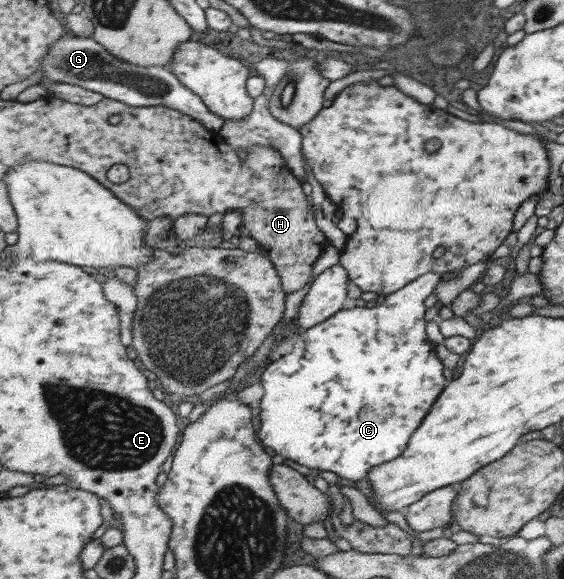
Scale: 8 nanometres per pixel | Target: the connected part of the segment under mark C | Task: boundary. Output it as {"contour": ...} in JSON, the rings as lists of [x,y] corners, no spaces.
{"contour":[[[430,272],[420,276],[405,288],[386,295],[380,305],[376,305],[373,308],[357,308],[351,305],[341,312],[337,312],[335,316],[320,322],[317,326],[303,331],[293,345],[293,350],[284,354],[280,359],[271,362],[261,374],[261,383],[264,386],[265,394],[259,404],[259,417],[262,423],[259,431],[259,440],[262,440],[269,450],[283,458],[289,458],[303,466],[315,468],[319,471],[333,471],[348,483],[355,480],[365,480],[365,478],[368,478],[370,470],[374,470],[376,466],[391,462],[402,456],[402,453],[408,447],[409,440],[417,432],[417,428],[423,424],[423,418],[429,414],[431,406],[435,404],[435,400],[441,396],[445,386],[448,385],[447,378],[443,374],[445,372],[445,364],[439,360],[439,356],[435,352],[435,346],[431,344],[429,334],[425,330],[427,328],[425,321],[425,312],[427,312],[426,300],[434,294],[435,287],[441,280],[443,280],[443,274]]]}

